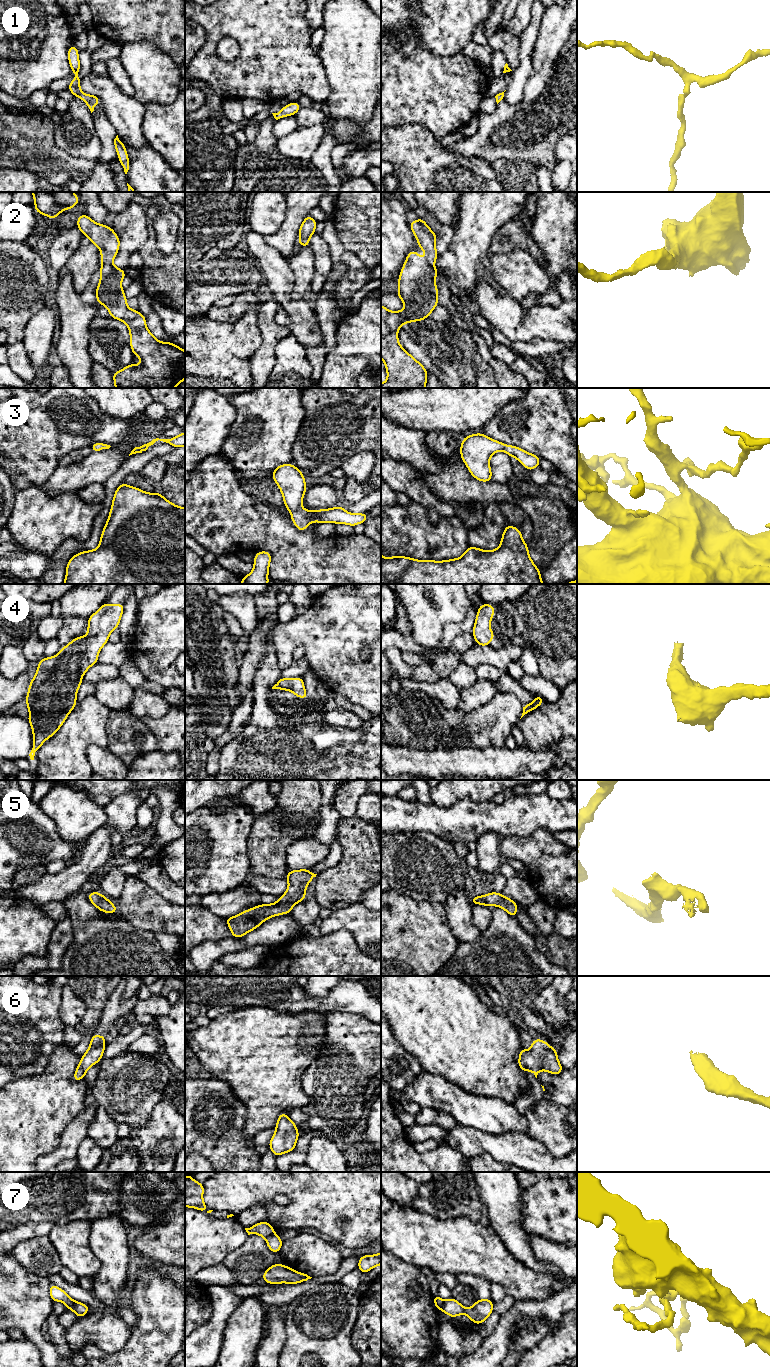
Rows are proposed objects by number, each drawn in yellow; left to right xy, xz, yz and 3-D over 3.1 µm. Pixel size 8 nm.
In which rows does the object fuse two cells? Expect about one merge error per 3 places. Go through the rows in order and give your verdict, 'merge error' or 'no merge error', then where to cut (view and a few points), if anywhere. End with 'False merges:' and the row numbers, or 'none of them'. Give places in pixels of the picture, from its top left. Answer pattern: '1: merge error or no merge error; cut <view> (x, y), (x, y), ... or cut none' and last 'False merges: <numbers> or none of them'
1: no merge error; cut none
2: no merge error; cut none
3: no merge error; cut none
4: no merge error; cut none
5: no merge error; cut none
6: no merge error; cut none
7: merge error; cut xz (273, 1233), (265, 1238)
False merges: 7

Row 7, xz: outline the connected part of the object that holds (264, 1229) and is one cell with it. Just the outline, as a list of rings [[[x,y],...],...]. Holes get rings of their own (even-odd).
[[[267,1221],[257,1223],[250,1228],[245,1228],[245,1230],[248,1235],[254,1233],[264,1238],[274,1234],[275,1232],[275,1229]]]

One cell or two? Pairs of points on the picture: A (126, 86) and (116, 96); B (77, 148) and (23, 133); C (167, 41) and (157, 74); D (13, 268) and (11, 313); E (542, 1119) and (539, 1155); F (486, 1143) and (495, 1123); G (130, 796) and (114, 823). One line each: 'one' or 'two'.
A: two
B: two
C: two
D: one
E: two
F: two
G: one

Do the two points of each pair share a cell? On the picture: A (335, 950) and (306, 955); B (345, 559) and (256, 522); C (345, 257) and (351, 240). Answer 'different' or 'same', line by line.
A: same
B: same
C: different

